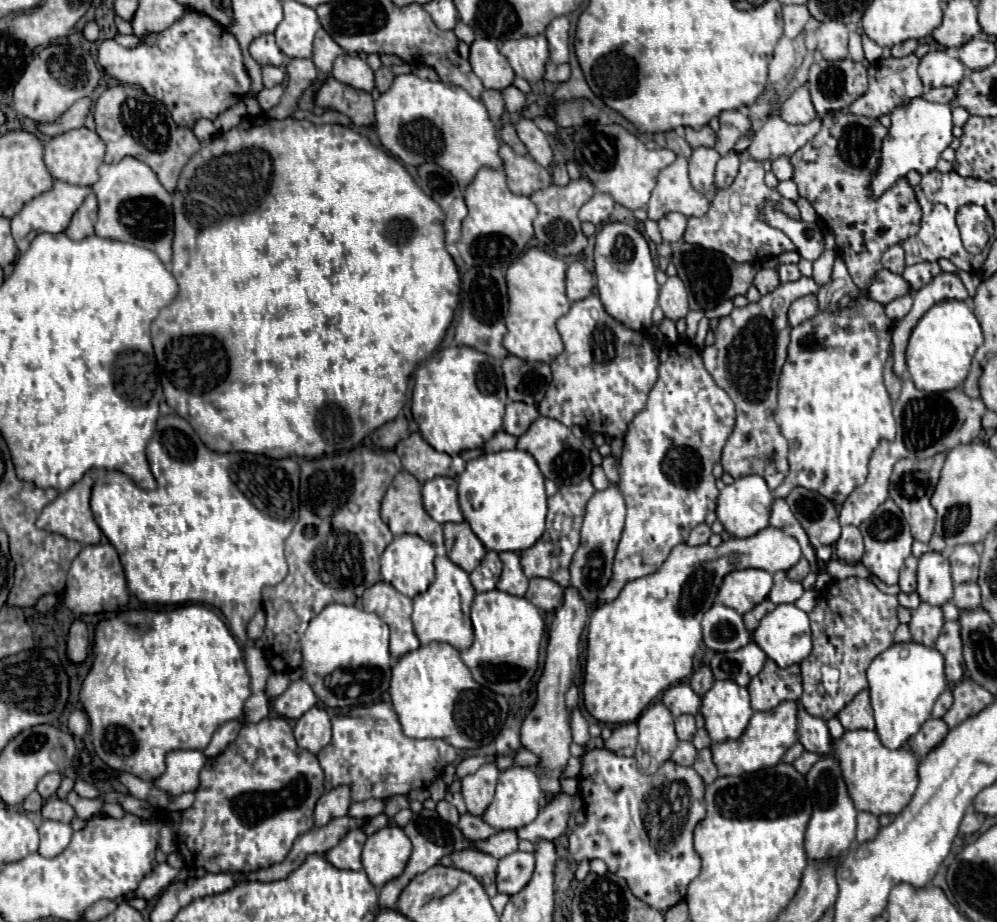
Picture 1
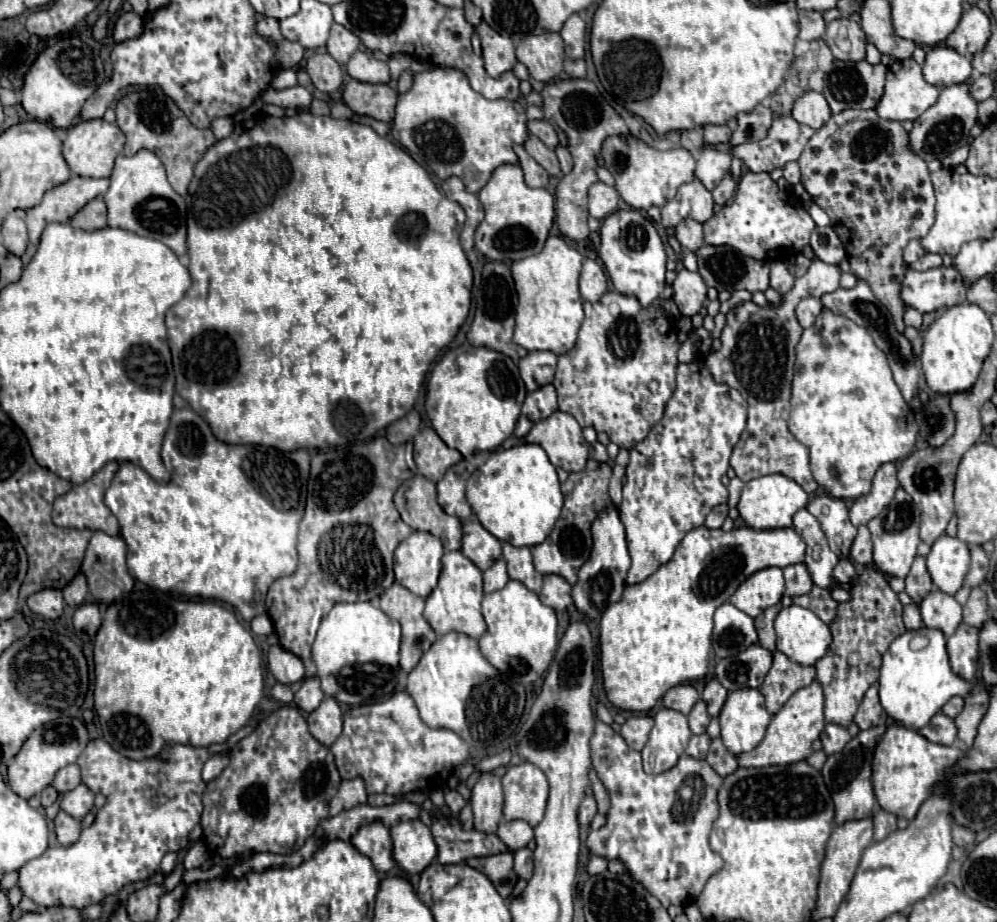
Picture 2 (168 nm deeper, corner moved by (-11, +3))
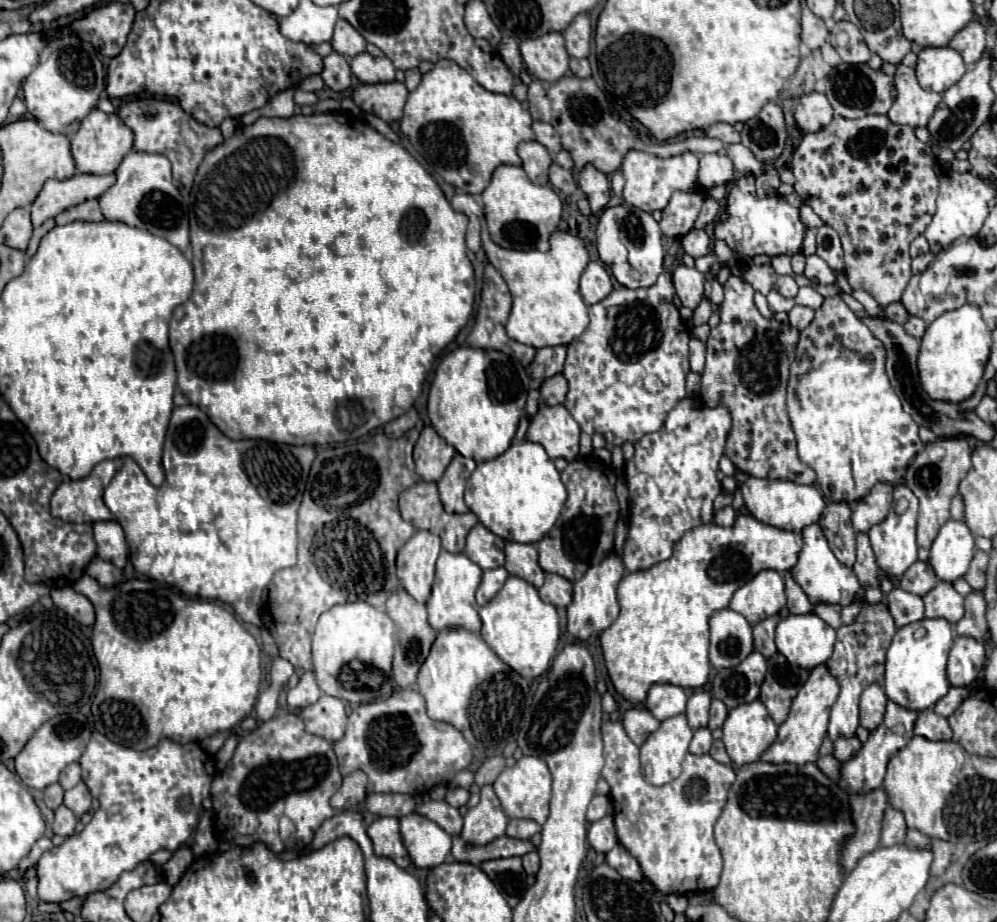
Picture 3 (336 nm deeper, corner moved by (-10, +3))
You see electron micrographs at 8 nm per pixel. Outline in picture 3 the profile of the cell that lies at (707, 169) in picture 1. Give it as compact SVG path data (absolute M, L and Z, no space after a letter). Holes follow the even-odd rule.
M718 153L700 155L698 183L704 189L712 189L712 187L728 183L732 179L734 179L734 167L726 155L718 155Z

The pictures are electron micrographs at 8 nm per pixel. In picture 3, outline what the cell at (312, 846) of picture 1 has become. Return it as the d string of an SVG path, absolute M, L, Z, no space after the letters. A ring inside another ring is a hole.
M446 801L418 803L414 811L428 817L436 825L440 825L448 835L458 835L462 831L462 817L460 817L458 809L446 805Z

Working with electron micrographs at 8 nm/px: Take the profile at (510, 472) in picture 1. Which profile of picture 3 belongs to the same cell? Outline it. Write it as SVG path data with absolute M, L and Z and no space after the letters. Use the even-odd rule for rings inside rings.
M522 441L474 469L466 481L464 501L478 521L494 535L516 543L538 543L560 517L566 489L554 461L546 455L542 445Z

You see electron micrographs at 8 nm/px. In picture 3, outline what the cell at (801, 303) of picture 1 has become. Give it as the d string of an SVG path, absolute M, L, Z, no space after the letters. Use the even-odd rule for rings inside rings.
M796 305L788 311L788 317L790 317L790 325L796 327L798 331L804 331L812 319L814 319L814 309L810 307L804 307L804 305Z

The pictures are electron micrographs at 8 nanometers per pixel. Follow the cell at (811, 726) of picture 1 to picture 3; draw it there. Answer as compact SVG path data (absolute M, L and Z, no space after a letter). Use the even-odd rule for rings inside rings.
M838 737L834 739L834 757L840 761L850 759L860 749L858 737Z

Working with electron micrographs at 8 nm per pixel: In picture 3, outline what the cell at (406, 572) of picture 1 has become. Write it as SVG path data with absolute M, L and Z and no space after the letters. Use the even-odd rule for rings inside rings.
M416 531L398 551L396 575L402 587L420 603L430 597L434 563L440 555L440 537L430 531Z

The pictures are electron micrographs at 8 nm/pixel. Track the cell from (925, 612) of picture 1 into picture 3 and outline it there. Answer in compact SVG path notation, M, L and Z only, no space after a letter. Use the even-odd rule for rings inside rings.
M940 581L930 593L924 595L924 609L926 617L940 617L954 625L964 615L964 597L956 593L952 583Z

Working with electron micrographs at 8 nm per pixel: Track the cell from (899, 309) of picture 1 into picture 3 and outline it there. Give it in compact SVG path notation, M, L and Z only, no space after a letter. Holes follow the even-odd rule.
M910 317L910 321L904 325L904 329L906 329L912 337L920 339L920 337L924 335L924 331L926 331L926 323L924 323L922 319L918 319L918 317Z

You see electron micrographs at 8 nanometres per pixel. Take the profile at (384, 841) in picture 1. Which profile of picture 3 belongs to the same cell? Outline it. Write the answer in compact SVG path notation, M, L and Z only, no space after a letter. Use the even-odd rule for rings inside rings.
M418 813L400 819L400 833L412 863L420 869L440 865L450 853L452 837Z

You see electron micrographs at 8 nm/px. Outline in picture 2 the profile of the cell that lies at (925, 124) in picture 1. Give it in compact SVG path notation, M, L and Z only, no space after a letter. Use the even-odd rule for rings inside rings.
M969 83L945 87L939 95L939 101L933 107L929 107L919 119L915 119L915 127L909 133L911 149L925 161L943 159L947 153L951 153L951 149L967 145L969 131L975 123L977 123L977 101L969 93Z

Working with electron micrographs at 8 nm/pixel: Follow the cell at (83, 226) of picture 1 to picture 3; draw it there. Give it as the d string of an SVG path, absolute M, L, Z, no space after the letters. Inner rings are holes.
M90 199L90 201L84 201L72 209L66 209L62 211L58 217L56 217L56 223L58 225L66 225L70 221L88 221L88 223L102 223L104 221L104 215L100 211L100 205L96 199Z

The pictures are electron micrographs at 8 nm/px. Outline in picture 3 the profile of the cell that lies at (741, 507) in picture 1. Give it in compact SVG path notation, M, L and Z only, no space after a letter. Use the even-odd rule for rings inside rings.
M748 477L740 485L740 491L744 497L744 505L752 517L756 517L766 525L786 531L802 531L806 525L816 523L824 509L824 499L814 485L798 485L794 481L784 481L784 479Z

